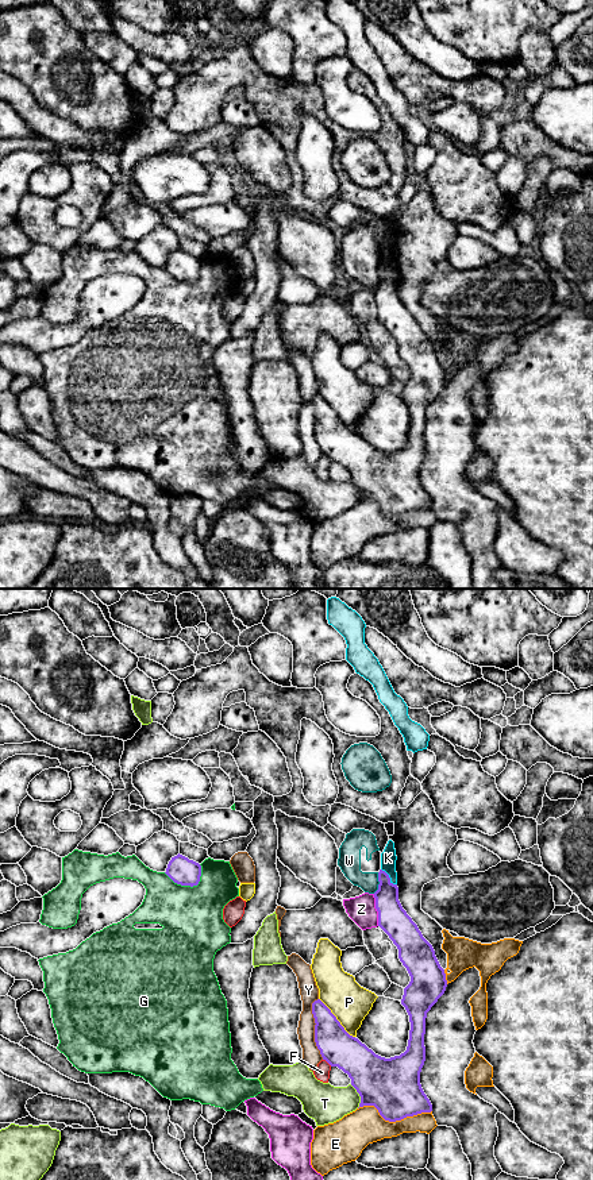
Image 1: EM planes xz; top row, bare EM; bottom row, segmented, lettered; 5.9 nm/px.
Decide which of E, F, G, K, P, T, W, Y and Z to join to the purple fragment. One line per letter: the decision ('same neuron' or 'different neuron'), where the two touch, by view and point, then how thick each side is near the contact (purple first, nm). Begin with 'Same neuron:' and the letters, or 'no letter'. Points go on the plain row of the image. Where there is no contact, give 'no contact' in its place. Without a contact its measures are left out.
Same neuron: no letter
E: different neuron; contact xz (395, 516); calibres 320 and 220 nm
F: different neuron; contact xz (327, 457); calibres 220 and 90 nm
G: different neuron; contact xz (189, 280); calibres 160 and 360 nm
K: different neuron; contact xz (389, 273); calibres 180 and 100 nm
P: different neuron; contact xz (335, 413); calibres 220 and 240 nm
T: different neuron; contact xz (359, 490); calibres 320 and 240 nm
W: different neuron; contact xz (380, 278); calibres 180 and 130 nm
Y: different neuron; contact xz (315, 424); calibres 220 and 110 nm
Z: different neuron; contact xz (377, 305); calibres 180 and 160 nm

